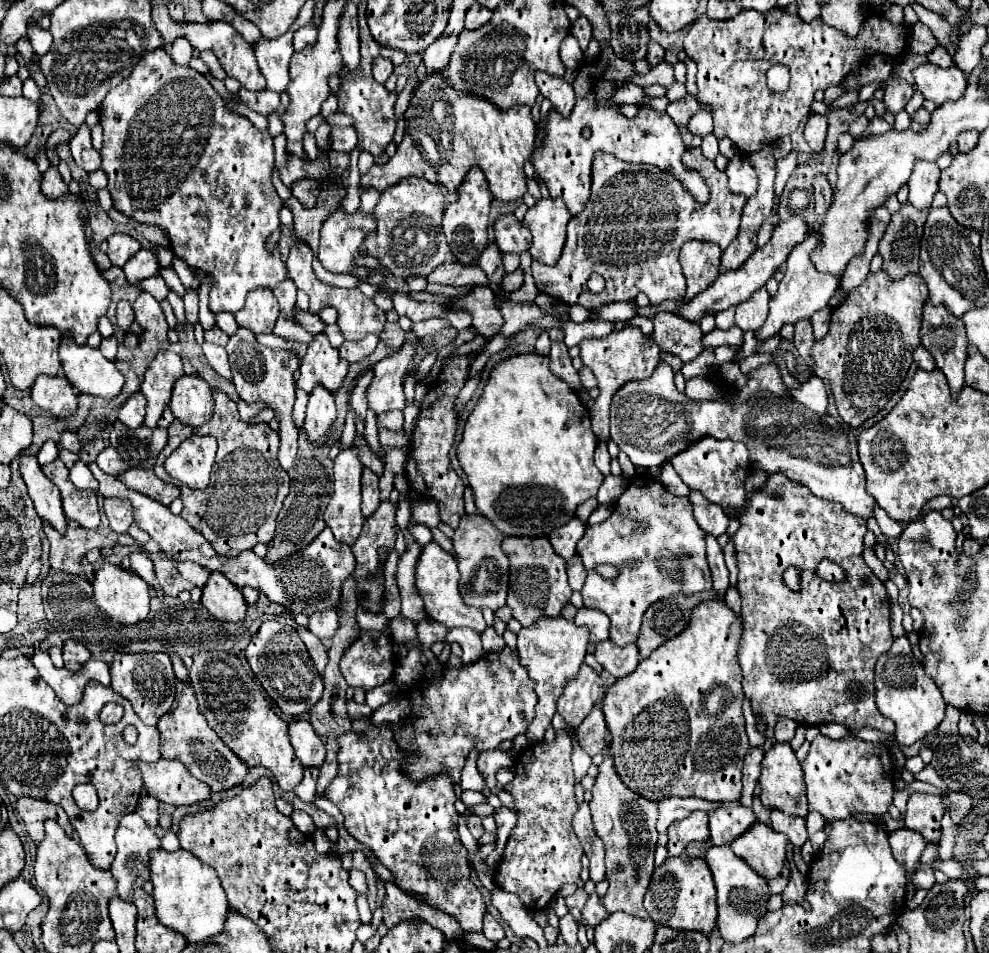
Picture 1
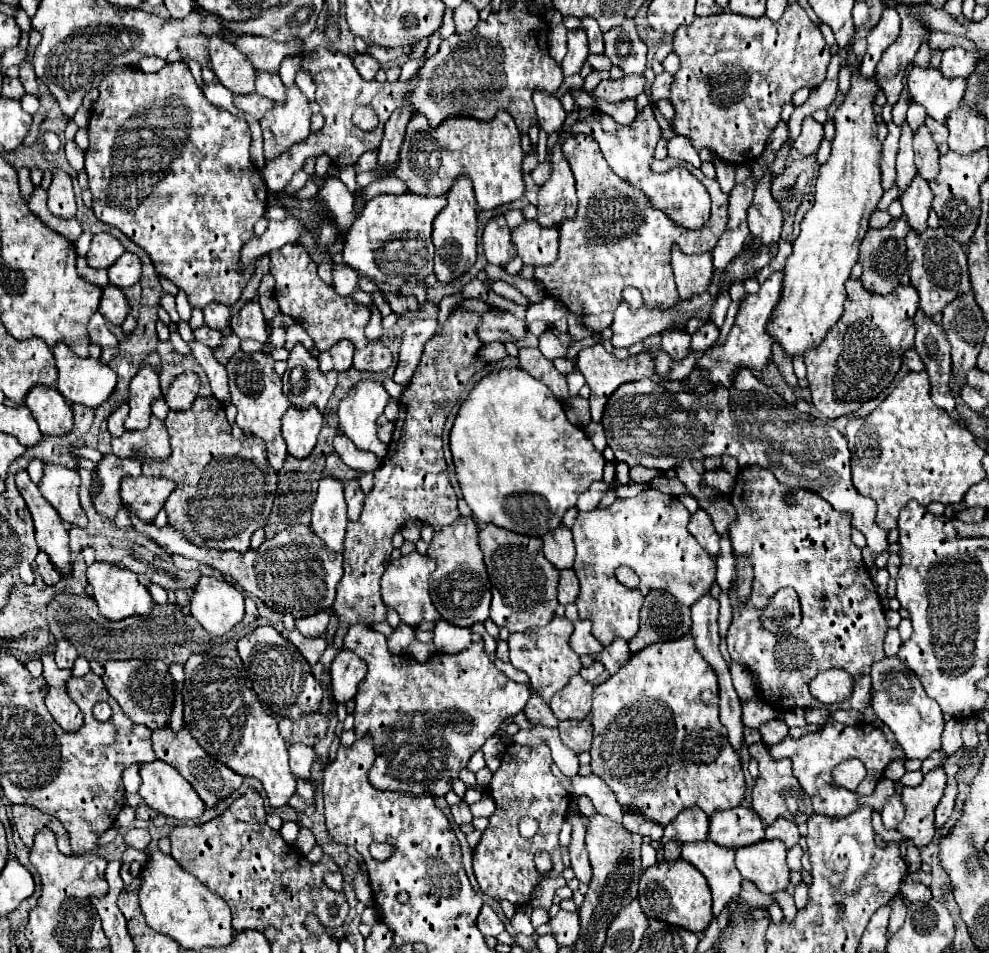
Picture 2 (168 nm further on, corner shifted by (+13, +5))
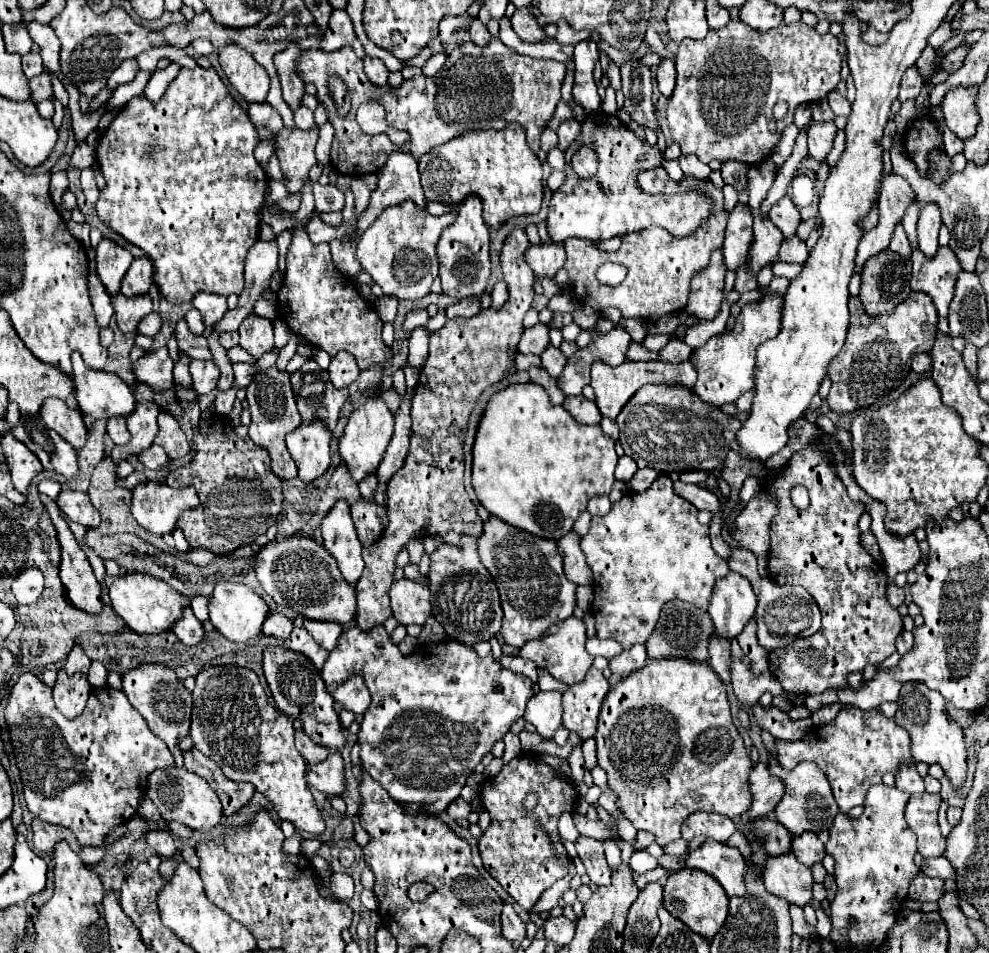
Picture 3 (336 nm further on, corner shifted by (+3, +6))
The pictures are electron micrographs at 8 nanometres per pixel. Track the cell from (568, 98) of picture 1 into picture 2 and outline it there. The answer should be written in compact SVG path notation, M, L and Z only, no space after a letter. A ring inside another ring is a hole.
M534 91L534 105L536 105L536 115L538 115L538 125L546 133L556 131L566 117L566 111L560 103L558 97L546 91Z

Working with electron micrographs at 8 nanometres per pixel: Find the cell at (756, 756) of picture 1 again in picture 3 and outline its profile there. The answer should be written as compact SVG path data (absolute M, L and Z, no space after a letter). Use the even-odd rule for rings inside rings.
M714 636L710 640L710 666L726 684L730 684L730 674L726 666L726 646L722 646L722 642L718 642Z

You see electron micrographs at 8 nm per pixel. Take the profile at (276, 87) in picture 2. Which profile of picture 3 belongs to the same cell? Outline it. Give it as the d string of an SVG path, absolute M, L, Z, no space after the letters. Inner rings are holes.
M300 106L298 110L294 110L294 120L296 120L296 126L300 130L312 130L316 126L314 114L306 106Z

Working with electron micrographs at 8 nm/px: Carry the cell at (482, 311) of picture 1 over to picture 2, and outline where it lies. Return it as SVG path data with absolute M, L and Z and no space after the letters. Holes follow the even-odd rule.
M486 309L480 317L480 327L478 327L478 337L482 343L490 341L518 341L526 335L526 323L510 315L508 311L502 309Z

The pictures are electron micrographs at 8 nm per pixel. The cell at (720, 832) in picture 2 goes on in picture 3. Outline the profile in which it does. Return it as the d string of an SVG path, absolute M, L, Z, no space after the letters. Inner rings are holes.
M766 818L766 822L758 822L758 830L762 830L762 844L770 856L782 856L790 852L792 834L780 822Z

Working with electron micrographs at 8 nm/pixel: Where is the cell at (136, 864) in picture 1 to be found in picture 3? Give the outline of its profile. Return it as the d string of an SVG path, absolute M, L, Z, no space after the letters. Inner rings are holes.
M152 830L152 832L146 834L146 838L148 838L148 846L154 848L164 858L172 858L176 854L176 842L174 842L170 832L166 832L166 830Z

